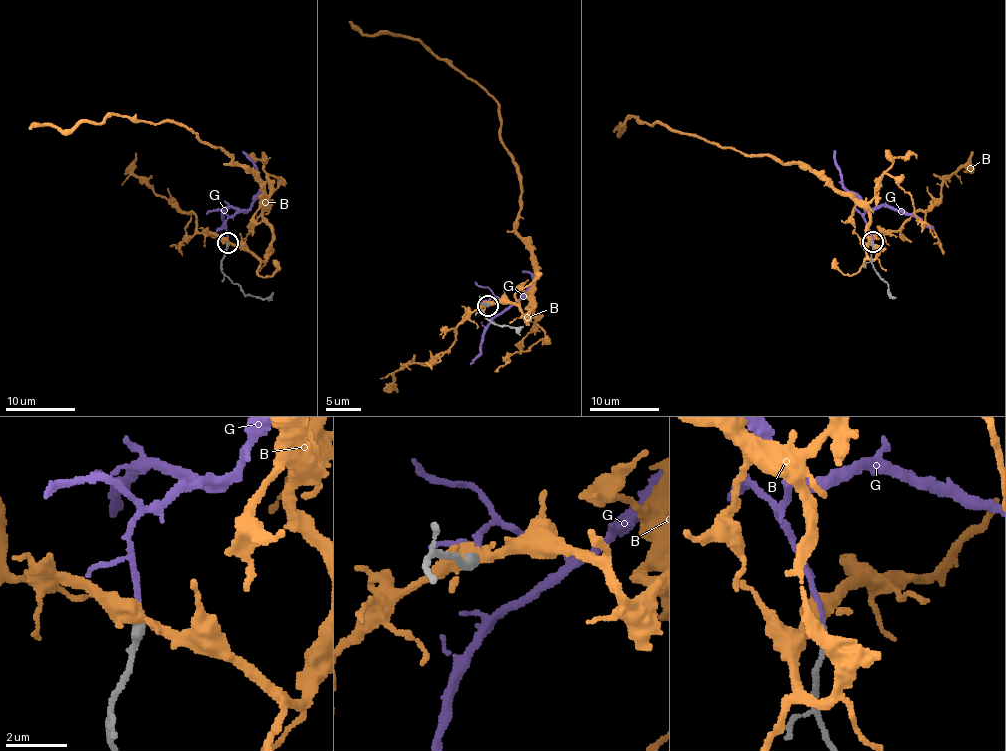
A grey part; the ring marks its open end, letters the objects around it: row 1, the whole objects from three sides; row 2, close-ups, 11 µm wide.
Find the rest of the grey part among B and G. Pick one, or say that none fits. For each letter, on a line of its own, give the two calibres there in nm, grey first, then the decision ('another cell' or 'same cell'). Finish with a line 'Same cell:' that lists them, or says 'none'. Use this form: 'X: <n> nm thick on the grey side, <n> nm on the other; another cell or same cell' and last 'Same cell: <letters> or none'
B: 360 nm thick on the grey side, 400 nm on the other; another cell
G: 360 nm thick on the grey side, 180 nm on the other; same cell
Same cell: G

